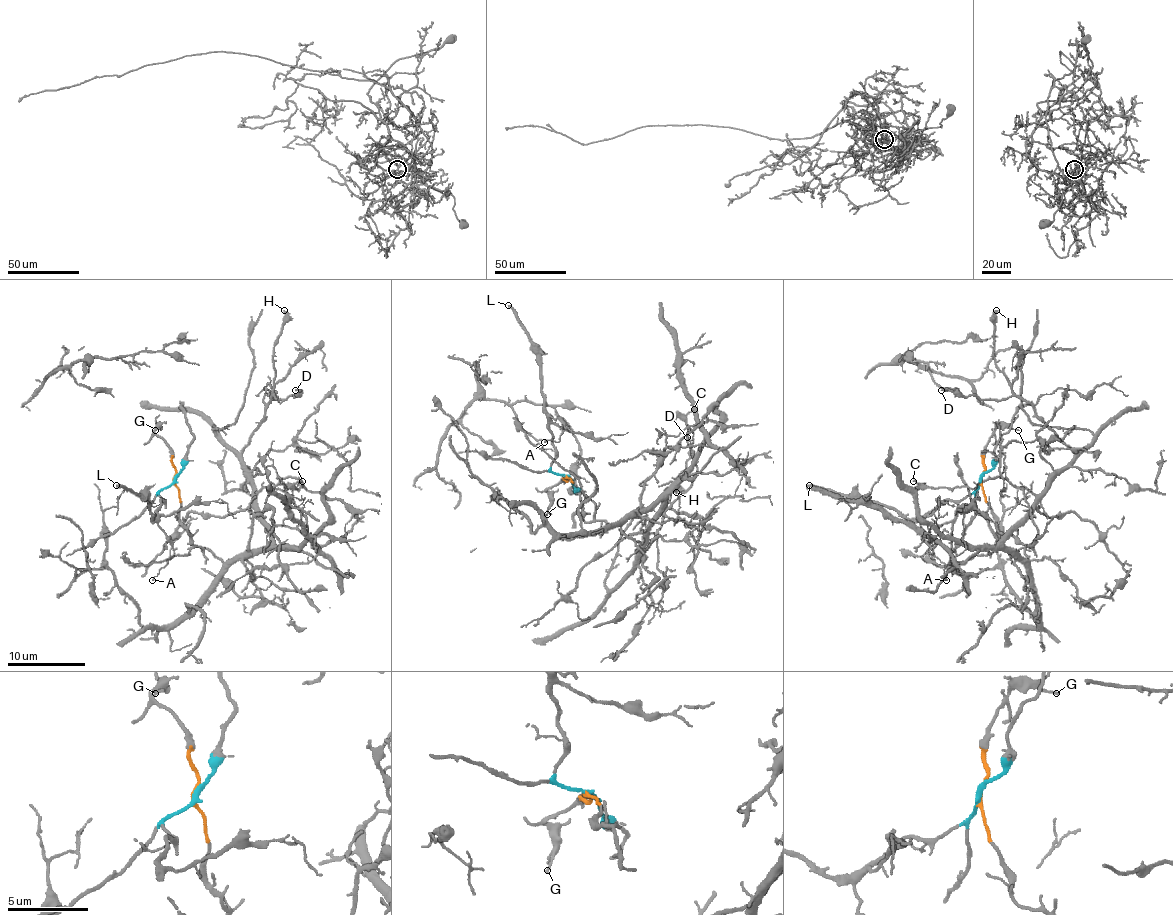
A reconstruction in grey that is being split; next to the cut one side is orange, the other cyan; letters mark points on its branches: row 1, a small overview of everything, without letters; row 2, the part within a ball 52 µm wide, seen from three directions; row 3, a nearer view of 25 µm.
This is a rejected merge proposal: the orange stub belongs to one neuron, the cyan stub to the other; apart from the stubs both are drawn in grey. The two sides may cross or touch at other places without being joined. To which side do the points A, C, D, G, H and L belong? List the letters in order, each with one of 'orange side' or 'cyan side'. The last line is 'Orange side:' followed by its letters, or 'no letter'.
A: cyan side
C: orange side
D: orange side
G: orange side
H: orange side
L: cyan side
Orange side: C, D, G, H

